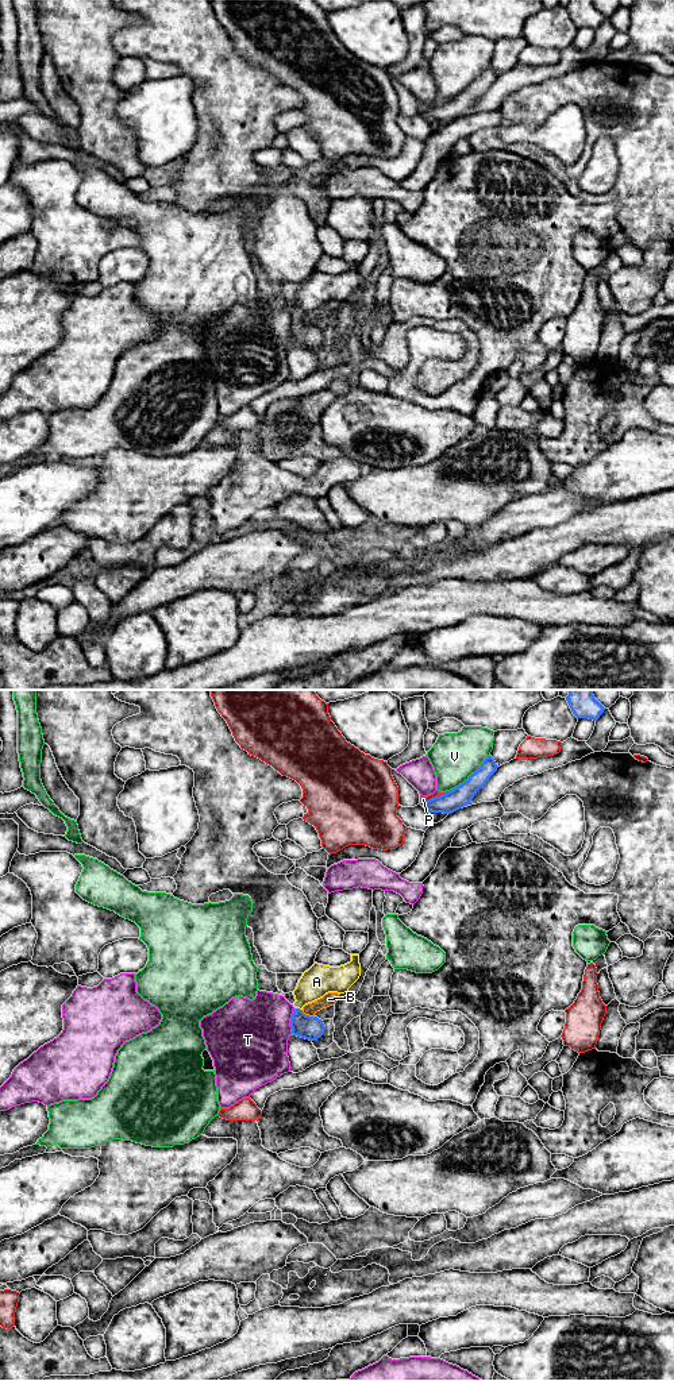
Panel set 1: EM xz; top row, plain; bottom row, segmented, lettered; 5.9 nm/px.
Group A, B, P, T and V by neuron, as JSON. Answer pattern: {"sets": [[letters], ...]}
{"sets": [["A"], ["B"], ["P"], ["T"], ["V"]]}

